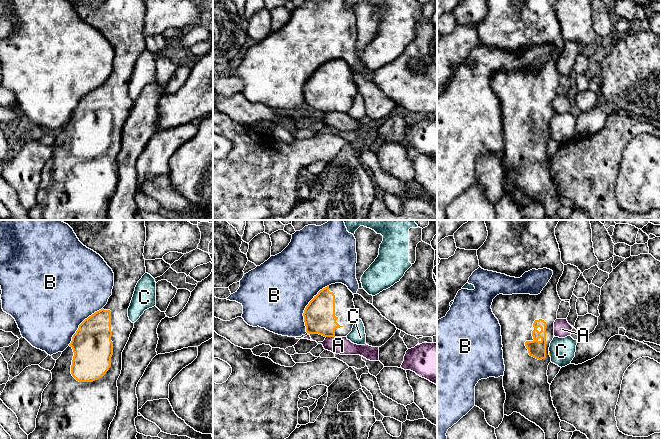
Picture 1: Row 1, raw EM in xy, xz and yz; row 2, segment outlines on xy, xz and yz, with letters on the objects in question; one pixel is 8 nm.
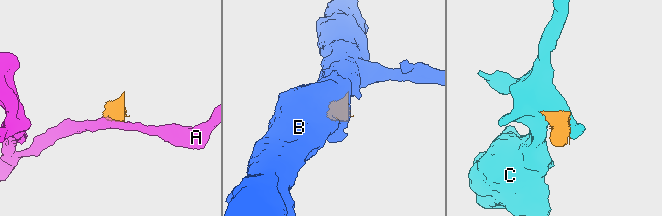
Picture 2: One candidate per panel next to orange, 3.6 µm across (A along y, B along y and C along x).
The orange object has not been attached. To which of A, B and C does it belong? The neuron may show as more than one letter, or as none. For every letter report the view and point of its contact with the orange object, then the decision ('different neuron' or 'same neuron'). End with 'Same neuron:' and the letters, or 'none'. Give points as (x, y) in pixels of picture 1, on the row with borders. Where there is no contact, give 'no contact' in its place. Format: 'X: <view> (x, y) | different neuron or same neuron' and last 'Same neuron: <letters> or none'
A: xz (330, 336) | different neuron
B: xz (306, 307) | different neuron
C: yz (549, 353) | different neuron
Same neuron: none

